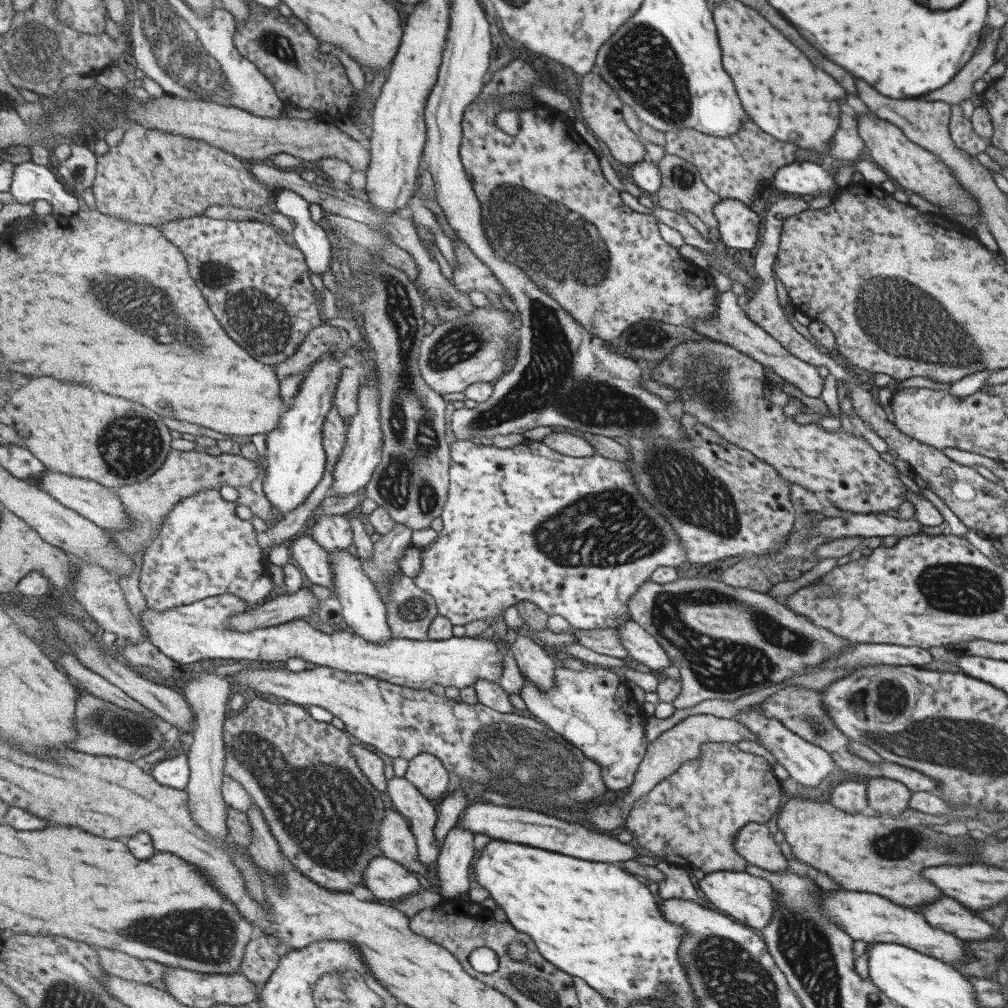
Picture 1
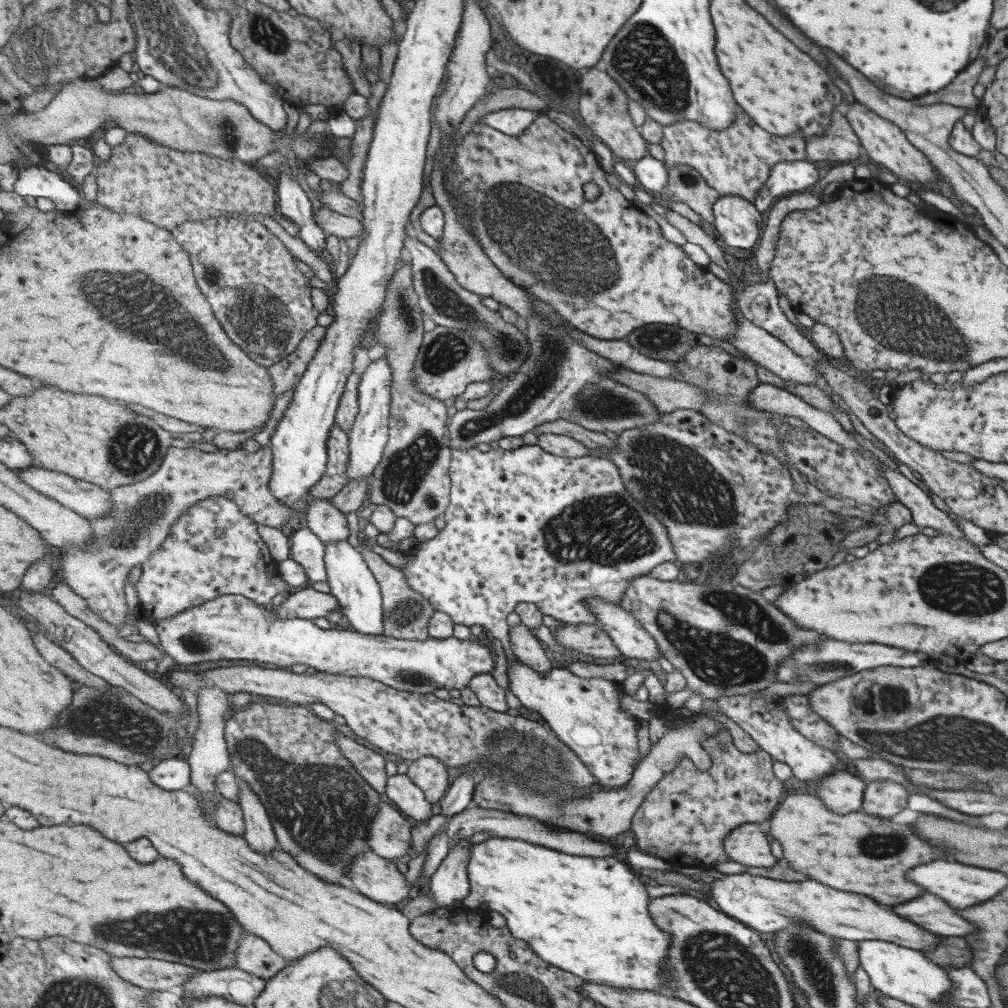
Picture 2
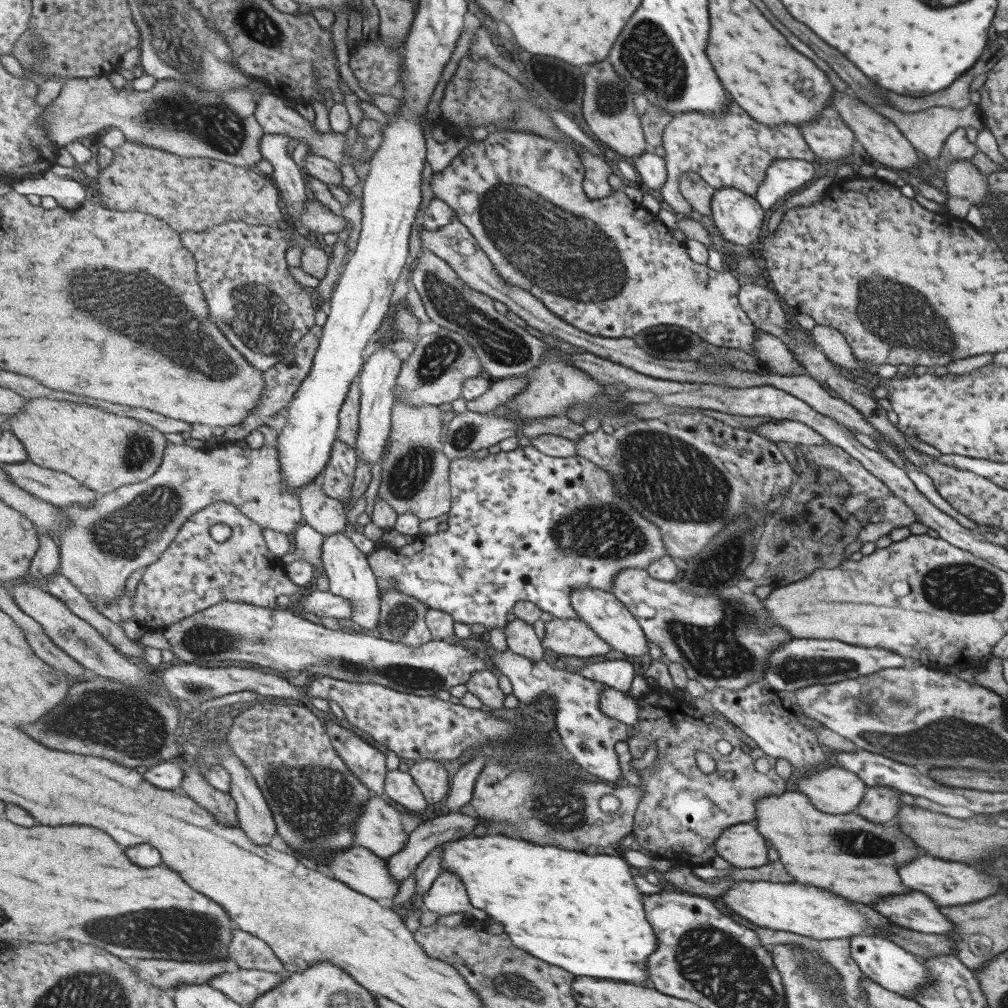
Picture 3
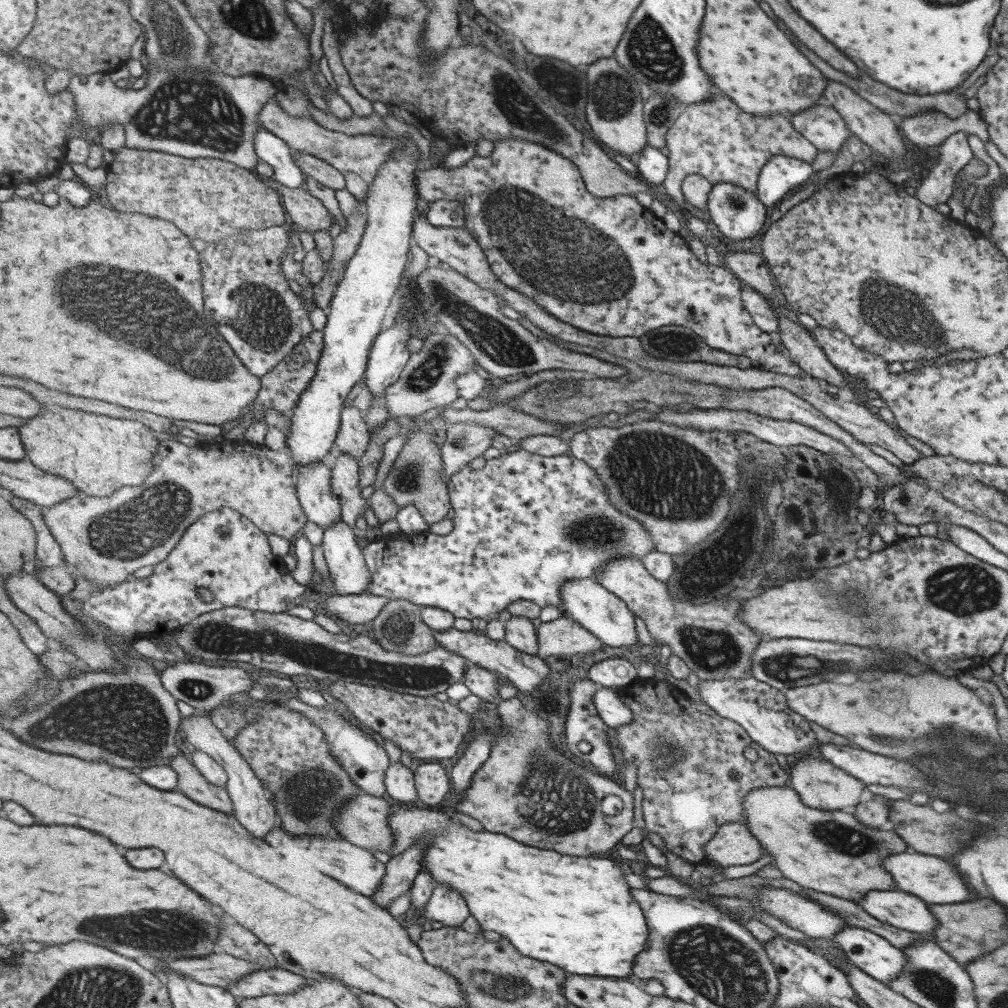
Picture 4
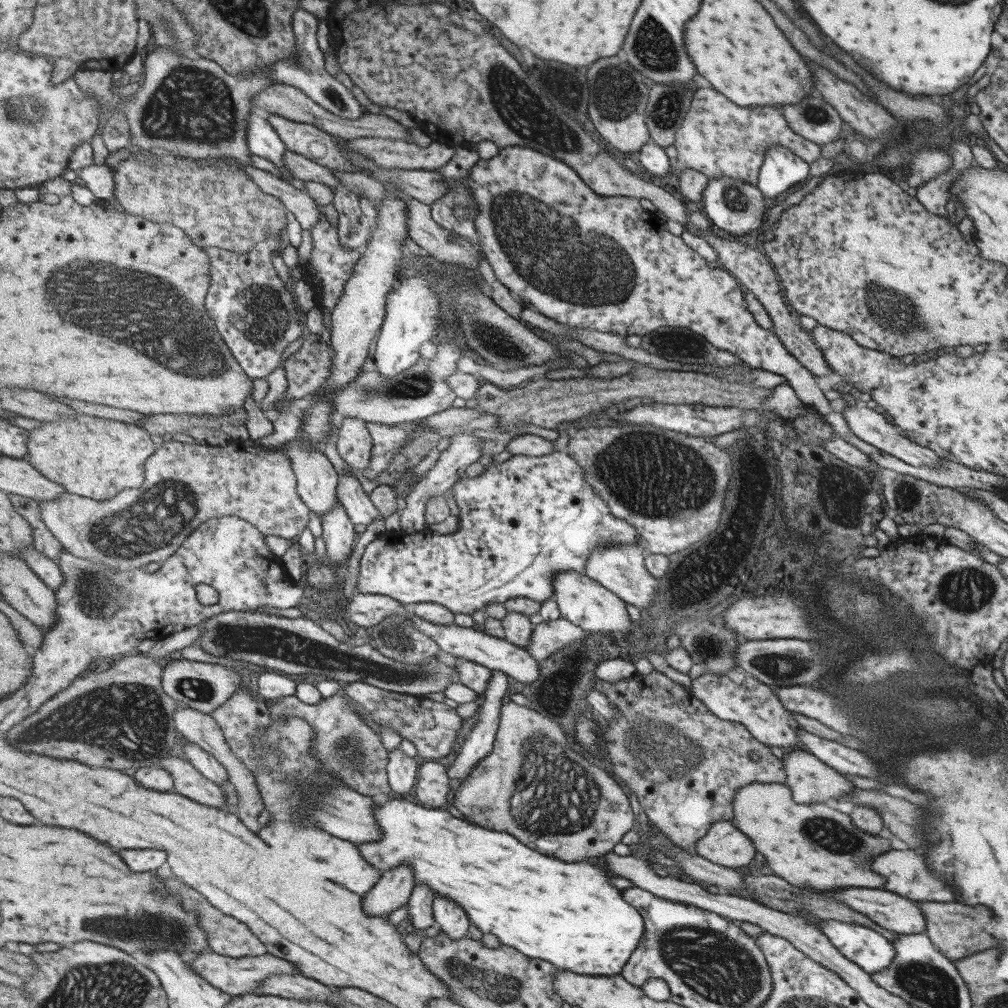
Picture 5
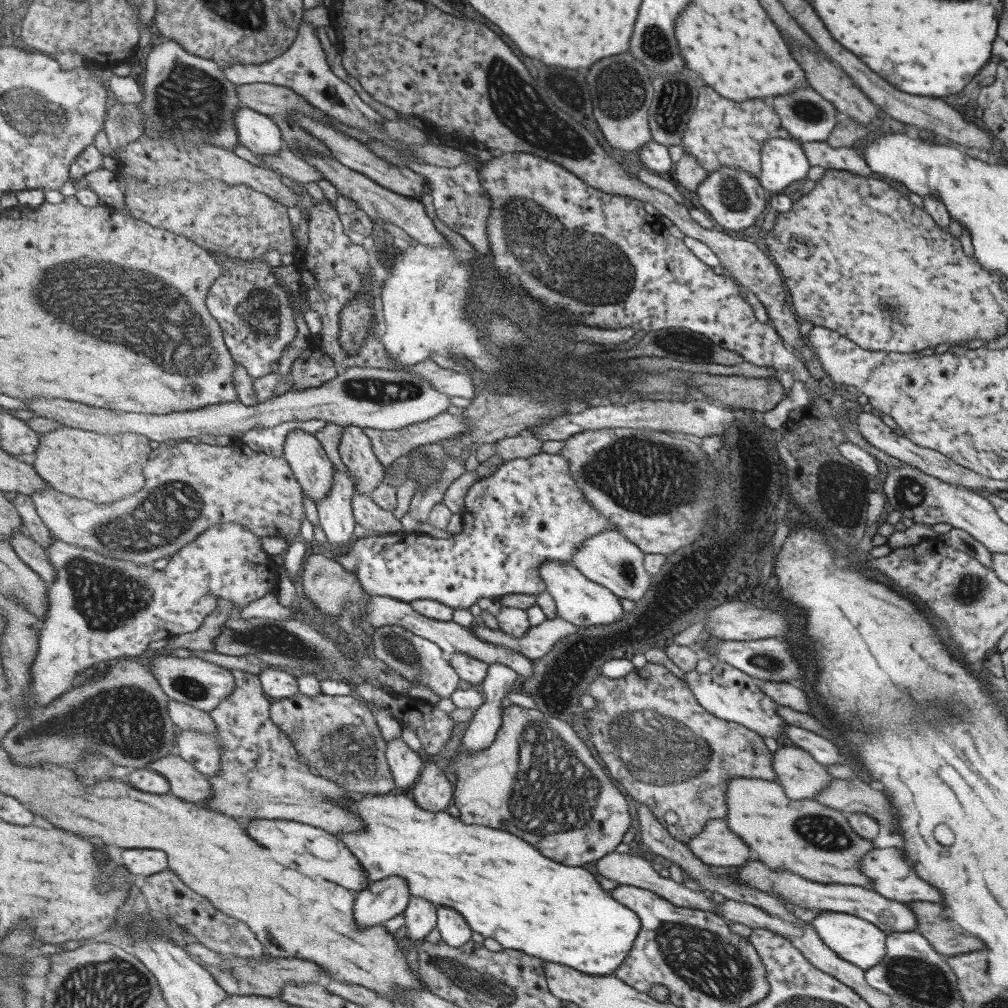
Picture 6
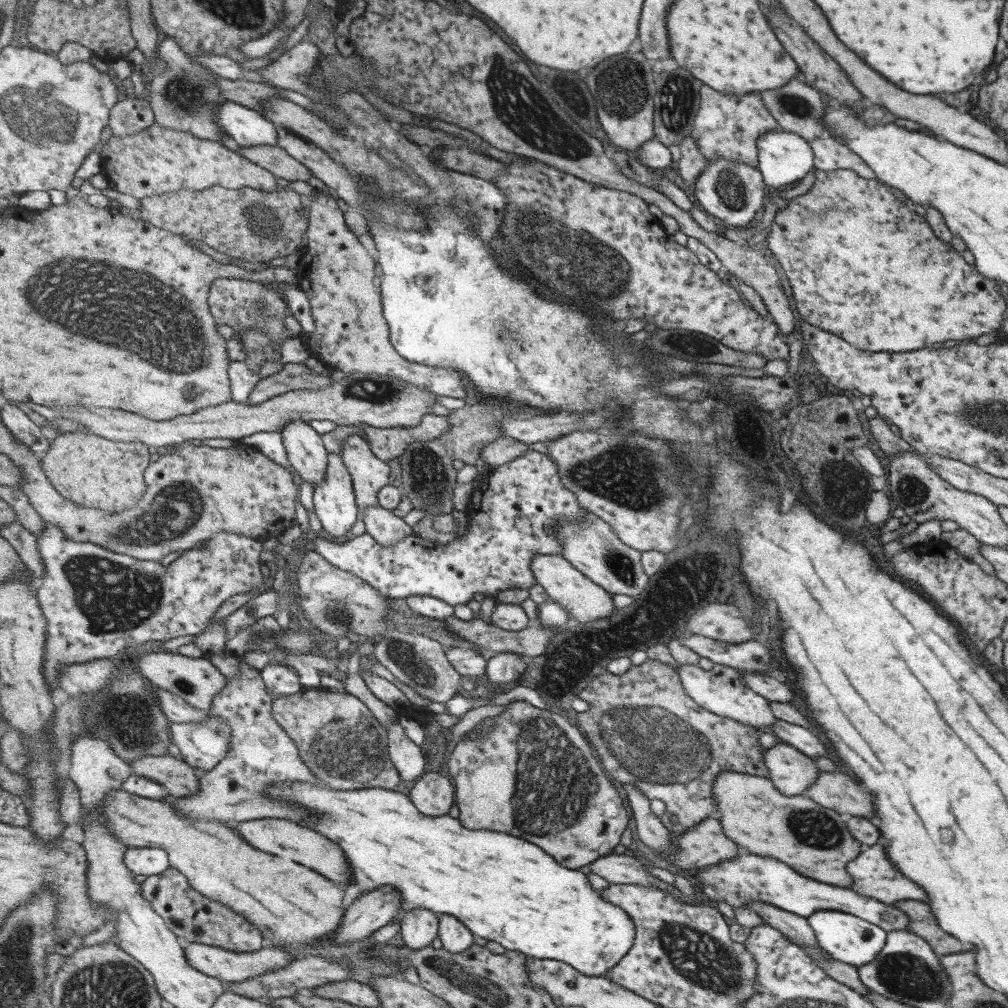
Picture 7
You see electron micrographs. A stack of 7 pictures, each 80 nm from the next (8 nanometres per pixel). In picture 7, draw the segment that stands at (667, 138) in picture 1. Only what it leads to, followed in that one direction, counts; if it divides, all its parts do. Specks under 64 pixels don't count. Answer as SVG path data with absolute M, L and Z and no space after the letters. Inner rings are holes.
M703 84L699 90L699 105L691 135L698 144L705 162L723 157L723 160L733 160L757 170L757 155L755 139L765 131L778 131L780 126L763 106L759 94L721 94ZM819 136L810 142L813 151L813 167L818 170L851 170L863 179L875 179L873 173L861 158L845 145L837 143L831 136Z

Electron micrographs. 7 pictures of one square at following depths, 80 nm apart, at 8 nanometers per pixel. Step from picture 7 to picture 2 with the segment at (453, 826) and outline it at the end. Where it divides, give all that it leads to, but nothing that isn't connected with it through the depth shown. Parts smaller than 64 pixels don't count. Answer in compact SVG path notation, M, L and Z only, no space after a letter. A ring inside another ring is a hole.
M490 836L489 840L485 840L481 844L472 844L467 872L470 876L471 892L466 903L471 908L486 905L488 911L503 914L507 918L507 922L509 922L509 928L511 928L513 936L521 938L521 940L527 940L533 946L533 950L549 965L561 966L564 971L576 974L585 982L589 981L597 984L597 986L611 986L611 988L619 990L655 991L655 994L667 995L669 987L665 987L665 982L668 981L668 976L659 974L659 972L666 972L666 970L659 970L659 964L661 964L661 960L665 956L665 948L669 944L669 934L659 932L655 928L653 920L649 918L649 894L647 894L647 888L641 884L643 880L639 879L639 876L635 876L631 868L625 866L621 860L614 857L583 858L583 856L571 856L571 854L563 854L563 852L553 850L553 848L535 846L535 844L529 844L529 842L521 842L521 840Z

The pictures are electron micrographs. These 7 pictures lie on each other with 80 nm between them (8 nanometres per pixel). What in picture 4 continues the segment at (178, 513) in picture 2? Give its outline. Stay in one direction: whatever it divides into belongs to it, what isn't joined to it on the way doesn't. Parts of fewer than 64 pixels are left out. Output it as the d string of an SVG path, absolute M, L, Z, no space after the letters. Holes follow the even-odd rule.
M164 440L155 456L155 470L143 485L120 488L111 498L77 495L44 509L44 520L59 542L65 556L65 566L76 579L93 582L99 590L114 588L129 580L133 572L145 565L158 565L180 545L193 523L209 512L231 507L253 521L265 533L294 540L302 534L309 518L301 506L296 489L297 470L292 458L282 450L248 444L225 445L213 450L191 447L174 440Z

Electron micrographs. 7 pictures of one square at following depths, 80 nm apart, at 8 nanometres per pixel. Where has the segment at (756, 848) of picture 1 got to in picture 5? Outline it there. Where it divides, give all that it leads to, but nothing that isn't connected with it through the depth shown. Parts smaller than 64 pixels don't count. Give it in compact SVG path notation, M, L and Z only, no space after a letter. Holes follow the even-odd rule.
M730 821L714 822L696 842L695 855L730 869L759 861L751 841Z

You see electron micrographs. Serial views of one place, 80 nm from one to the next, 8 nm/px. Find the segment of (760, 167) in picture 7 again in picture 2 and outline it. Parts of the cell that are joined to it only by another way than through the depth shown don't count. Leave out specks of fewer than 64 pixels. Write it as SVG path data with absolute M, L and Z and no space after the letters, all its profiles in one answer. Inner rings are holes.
M805 160L779 162L768 172L769 176L761 185L760 190L753 199L753 204L759 212L769 210L775 198L782 198L783 194L806 191L808 188L817 187L819 170Z

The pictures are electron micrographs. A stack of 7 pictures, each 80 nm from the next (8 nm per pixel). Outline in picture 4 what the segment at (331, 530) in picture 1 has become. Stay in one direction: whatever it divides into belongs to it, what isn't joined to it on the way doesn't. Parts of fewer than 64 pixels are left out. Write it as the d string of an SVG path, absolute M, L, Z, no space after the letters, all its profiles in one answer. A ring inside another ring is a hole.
M327 463L301 465L297 470L296 489L301 506L310 522L323 529L341 522L341 504L333 492L333 470Z

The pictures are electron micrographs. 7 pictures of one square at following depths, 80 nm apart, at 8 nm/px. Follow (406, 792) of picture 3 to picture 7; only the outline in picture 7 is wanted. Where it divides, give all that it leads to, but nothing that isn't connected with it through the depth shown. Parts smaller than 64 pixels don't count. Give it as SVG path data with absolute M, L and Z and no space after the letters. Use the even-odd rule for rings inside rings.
M398 718L397 723L393 723L388 728L388 737L390 738L390 757L400 770L401 778L405 780L418 780L424 774L425 768L427 768L427 760L425 760L425 756L423 756L421 746L417 746L417 744L407 736L405 728L398 723Z

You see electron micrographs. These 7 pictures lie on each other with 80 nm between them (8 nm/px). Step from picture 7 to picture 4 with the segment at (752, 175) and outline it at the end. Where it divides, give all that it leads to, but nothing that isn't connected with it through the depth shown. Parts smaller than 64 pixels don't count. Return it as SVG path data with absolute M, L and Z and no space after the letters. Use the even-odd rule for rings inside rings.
M723 181L711 184L706 208L712 224L733 240L755 236L766 217L766 206L754 192Z

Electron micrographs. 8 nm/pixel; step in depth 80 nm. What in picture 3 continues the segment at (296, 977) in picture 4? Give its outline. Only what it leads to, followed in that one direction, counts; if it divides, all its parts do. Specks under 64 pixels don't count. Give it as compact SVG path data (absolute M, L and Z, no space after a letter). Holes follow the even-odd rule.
M237 969L218 974L207 986L223 991L233 1002L248 1007L261 996L283 984L292 972L278 973L264 970Z

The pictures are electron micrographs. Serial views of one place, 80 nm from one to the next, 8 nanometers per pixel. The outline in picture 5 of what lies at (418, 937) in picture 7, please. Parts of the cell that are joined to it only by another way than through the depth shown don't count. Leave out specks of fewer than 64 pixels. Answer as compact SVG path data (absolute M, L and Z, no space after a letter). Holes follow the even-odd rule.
M417 884L412 892L410 901L408 902L408 916L414 925L415 932L423 933L426 928L431 928L436 924L434 900L436 899L436 892L428 884Z

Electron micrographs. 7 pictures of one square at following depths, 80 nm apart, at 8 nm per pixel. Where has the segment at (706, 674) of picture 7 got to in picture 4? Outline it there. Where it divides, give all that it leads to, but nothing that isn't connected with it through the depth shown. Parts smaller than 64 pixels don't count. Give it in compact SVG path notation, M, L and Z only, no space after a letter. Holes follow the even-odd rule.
M747 675L736 681L729 679L699 681L697 686L700 700L703 703L708 707L712 707L715 714L742 726L750 738L767 752L784 755L803 754L803 756L799 757L805 757L805 754L809 754L809 748L817 742L807 721L800 714L786 707L786 698L782 691L755 680L752 675Z

